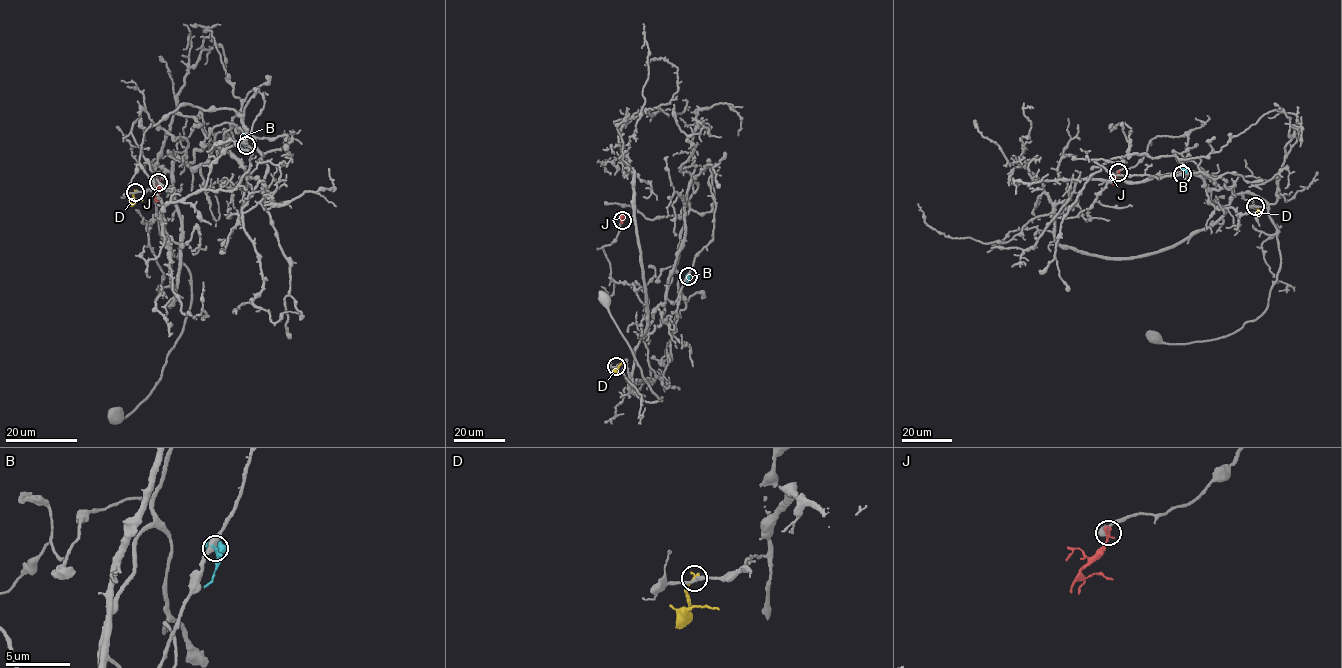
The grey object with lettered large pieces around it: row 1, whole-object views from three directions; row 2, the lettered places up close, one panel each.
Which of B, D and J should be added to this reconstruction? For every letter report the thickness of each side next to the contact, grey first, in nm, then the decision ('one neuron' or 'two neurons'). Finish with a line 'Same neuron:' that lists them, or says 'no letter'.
B: 480/240 nm | two neurons
D: 280/240 nm | two neurons
J: 550/300 nm | two neurons
Same neuron: no letter

